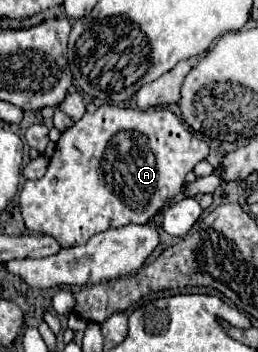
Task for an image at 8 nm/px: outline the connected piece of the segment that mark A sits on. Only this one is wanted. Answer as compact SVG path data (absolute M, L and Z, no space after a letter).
M102 105L96 113L84 113L70 129L66 129L50 159L42 179L26 183L20 193L20 209L30 231L52 235L60 247L84 245L92 235L130 223L148 223L162 205L174 199L184 185L184 177L194 165L208 157L206 141L198 139L172 111L168 109L124 109Z

